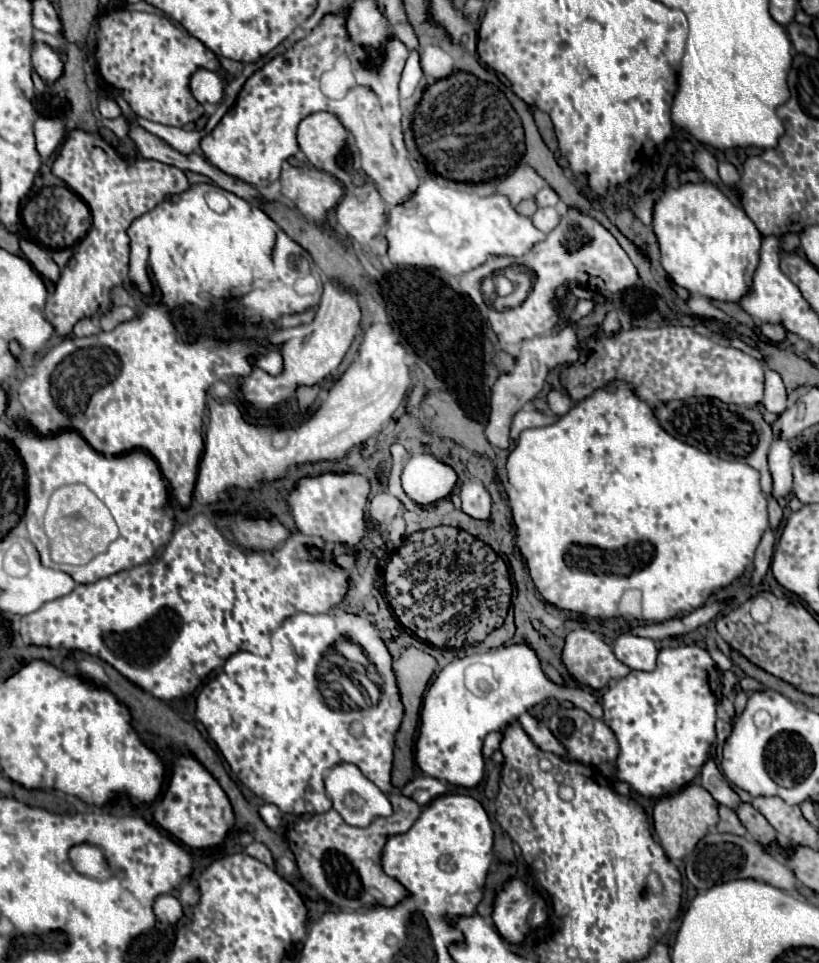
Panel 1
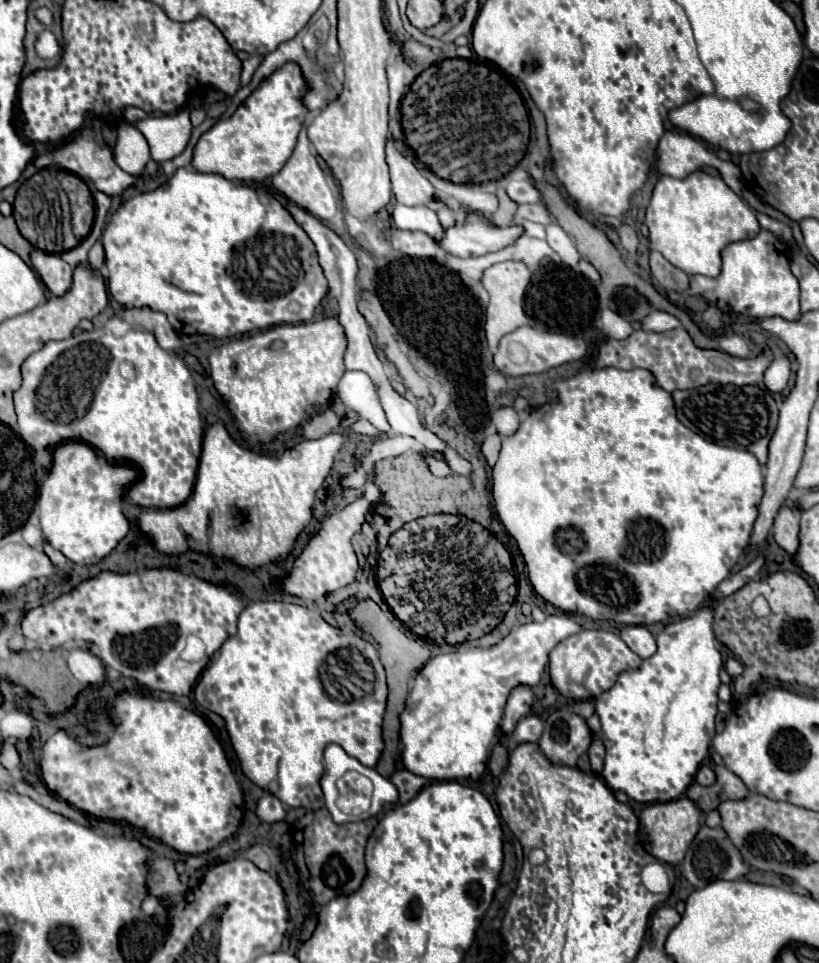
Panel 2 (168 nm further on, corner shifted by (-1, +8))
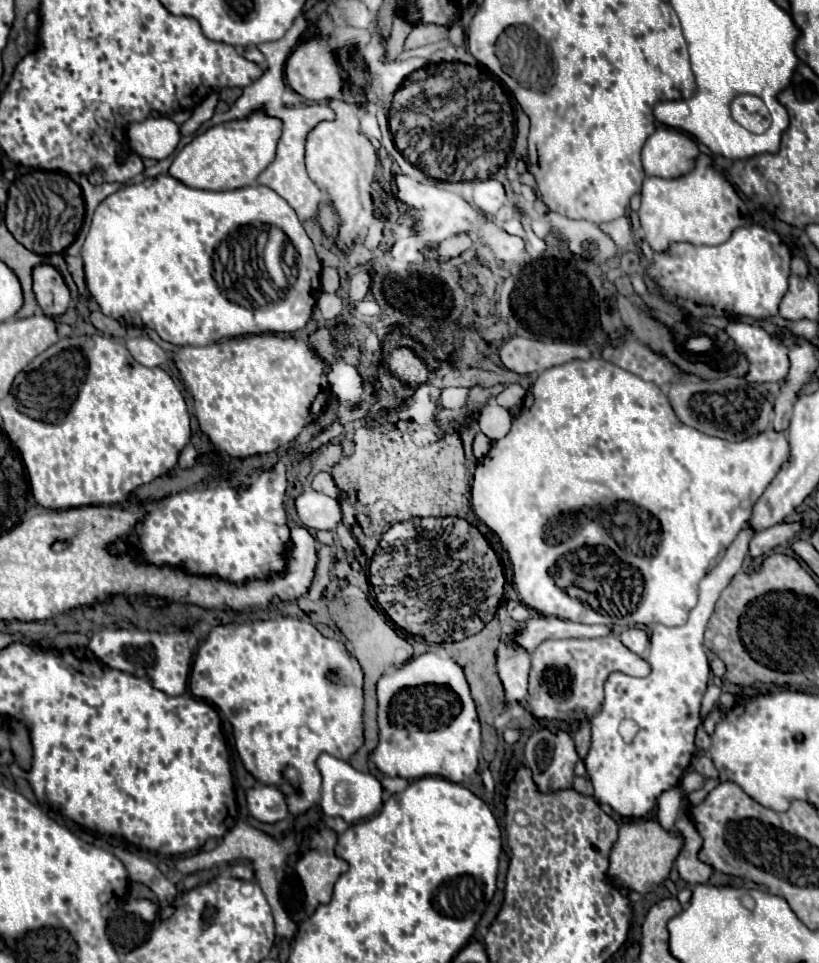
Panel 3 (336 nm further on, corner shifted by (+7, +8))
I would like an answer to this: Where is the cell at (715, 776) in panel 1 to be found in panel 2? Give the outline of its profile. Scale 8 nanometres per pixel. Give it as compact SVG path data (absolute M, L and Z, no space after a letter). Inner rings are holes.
M702 766L696 774L696 782L700 786L712 786L712 782L716 782L716 772L712 770L712 766Z

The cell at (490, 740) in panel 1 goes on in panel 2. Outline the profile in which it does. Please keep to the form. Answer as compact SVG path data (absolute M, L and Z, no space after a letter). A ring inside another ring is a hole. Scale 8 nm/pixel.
M518 686L512 690L512 694L508 696L508 702L506 702L504 716L500 720L500 732L504 736L510 736L514 732L518 720L530 712L532 698L534 698L534 692L526 686Z

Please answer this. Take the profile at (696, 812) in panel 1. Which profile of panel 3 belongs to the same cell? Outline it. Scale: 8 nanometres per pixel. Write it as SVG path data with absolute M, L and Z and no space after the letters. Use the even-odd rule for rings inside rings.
M636 820L624 824L618 832L618 840L610 852L610 868L608 868L608 882L616 888L626 888L628 892L648 894L656 884L668 878L670 868L682 848L682 838L676 832L666 832L654 820Z

